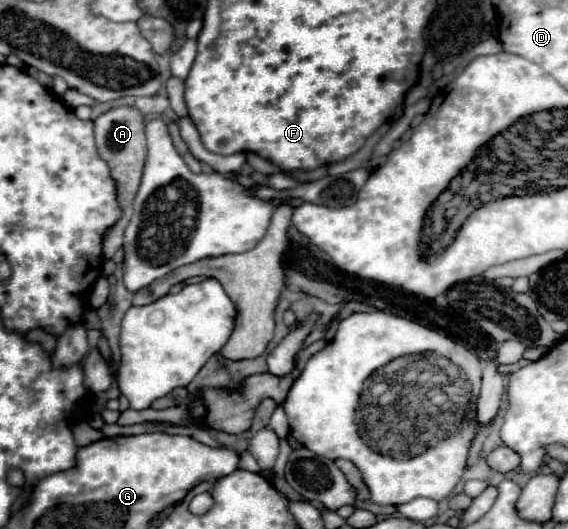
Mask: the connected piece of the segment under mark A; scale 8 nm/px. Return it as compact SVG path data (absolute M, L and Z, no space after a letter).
M113 108L101 114L95 120L95 142L97 142L99 156L107 162L111 178L115 180L117 200L121 206L121 218L103 236L103 258L109 260L123 244L123 228L127 226L127 220L131 218L131 200L135 198L135 192L139 188L139 180L143 174L143 160L147 156L145 122L143 122L141 112L135 108Z

